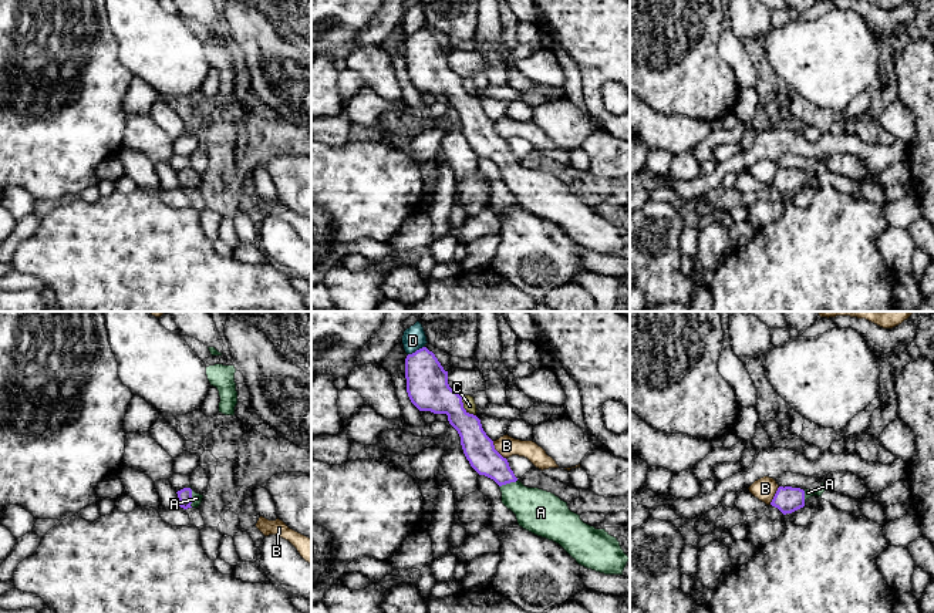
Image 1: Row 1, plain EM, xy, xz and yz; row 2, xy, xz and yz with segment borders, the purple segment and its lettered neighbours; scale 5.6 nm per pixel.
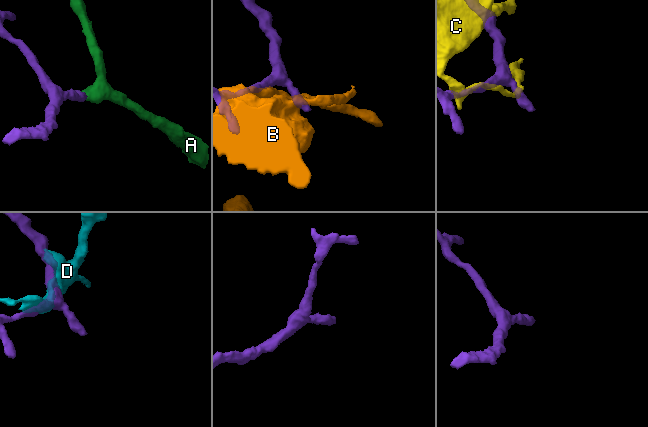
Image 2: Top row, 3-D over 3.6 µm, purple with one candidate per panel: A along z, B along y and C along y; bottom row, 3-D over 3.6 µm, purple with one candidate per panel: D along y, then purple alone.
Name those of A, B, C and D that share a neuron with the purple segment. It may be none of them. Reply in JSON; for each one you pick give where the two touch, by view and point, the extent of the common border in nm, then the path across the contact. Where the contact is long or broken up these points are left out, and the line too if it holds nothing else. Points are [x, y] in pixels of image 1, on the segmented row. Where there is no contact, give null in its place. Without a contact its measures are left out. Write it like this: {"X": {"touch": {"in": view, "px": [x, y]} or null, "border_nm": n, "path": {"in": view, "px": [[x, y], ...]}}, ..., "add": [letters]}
{"A": {"touch": {"in": "xy", "px": [191, 497]}, "border_nm": 120, "path": {"in": "xy", "px": [[184, 495], [191, 497], [196, 498]]}}, "add": ["A"]}

